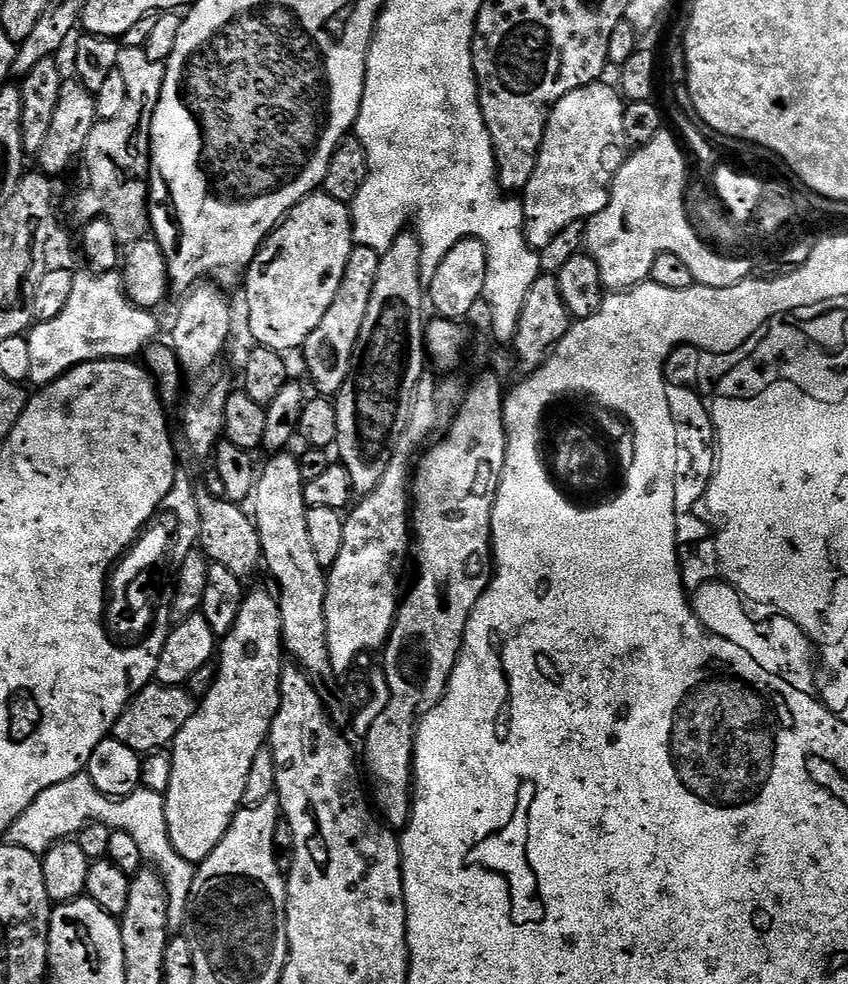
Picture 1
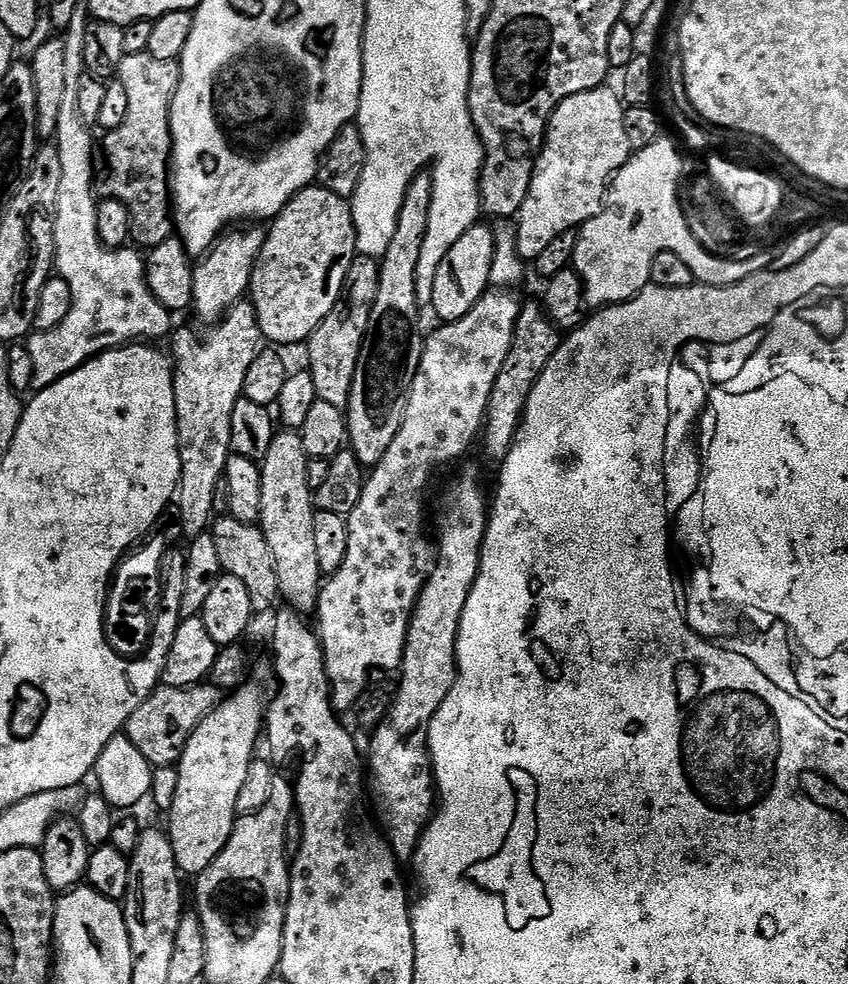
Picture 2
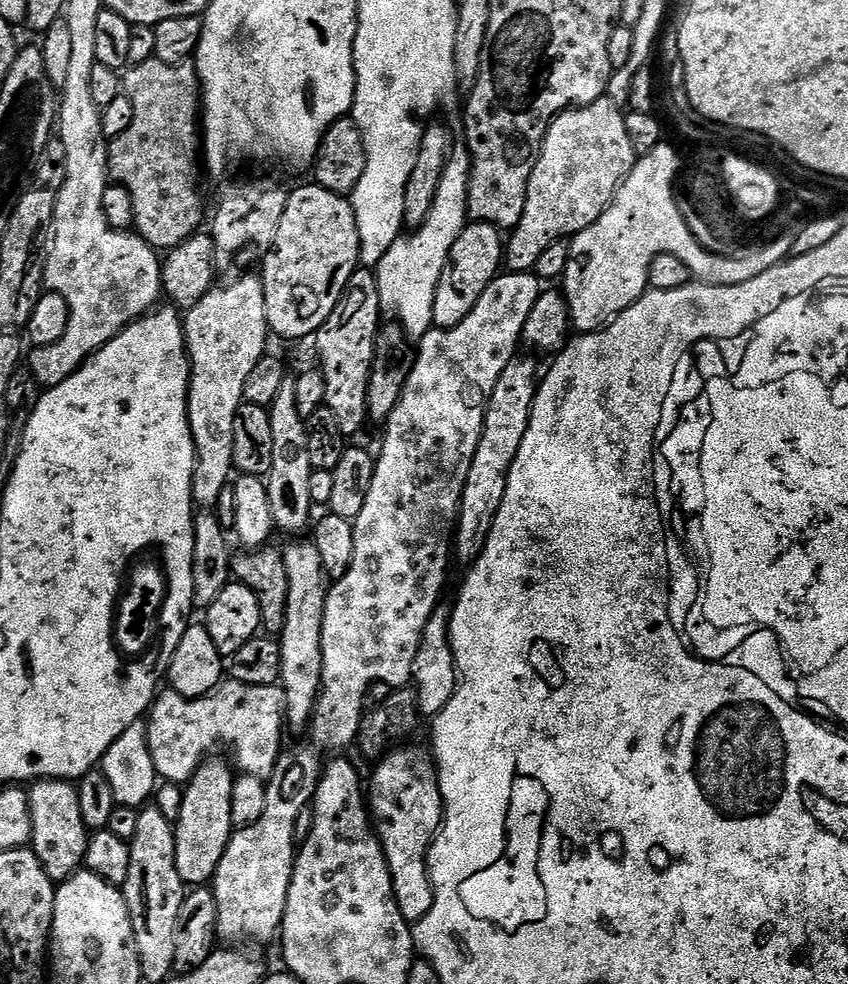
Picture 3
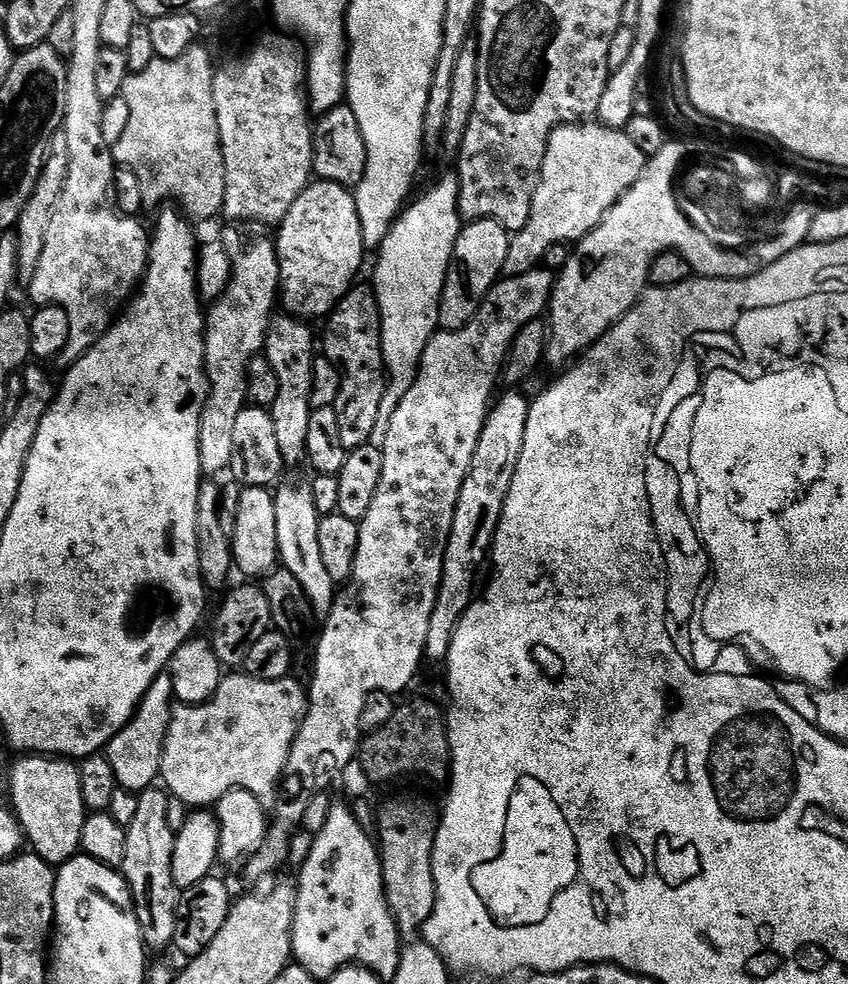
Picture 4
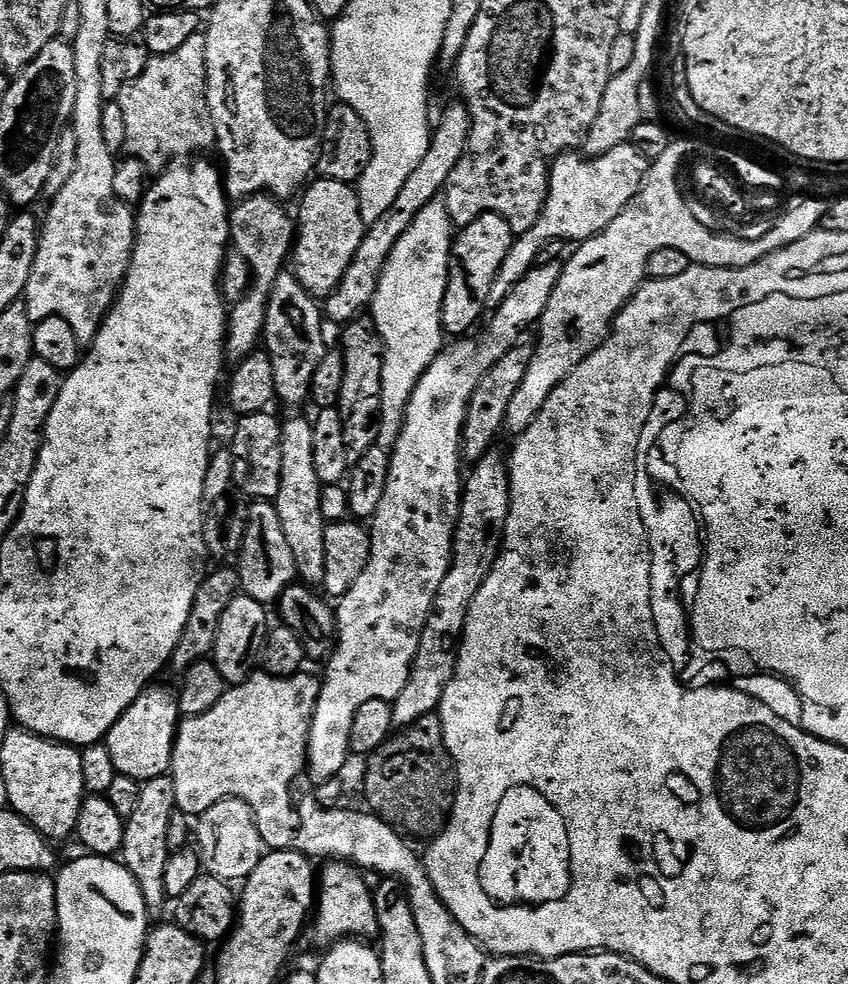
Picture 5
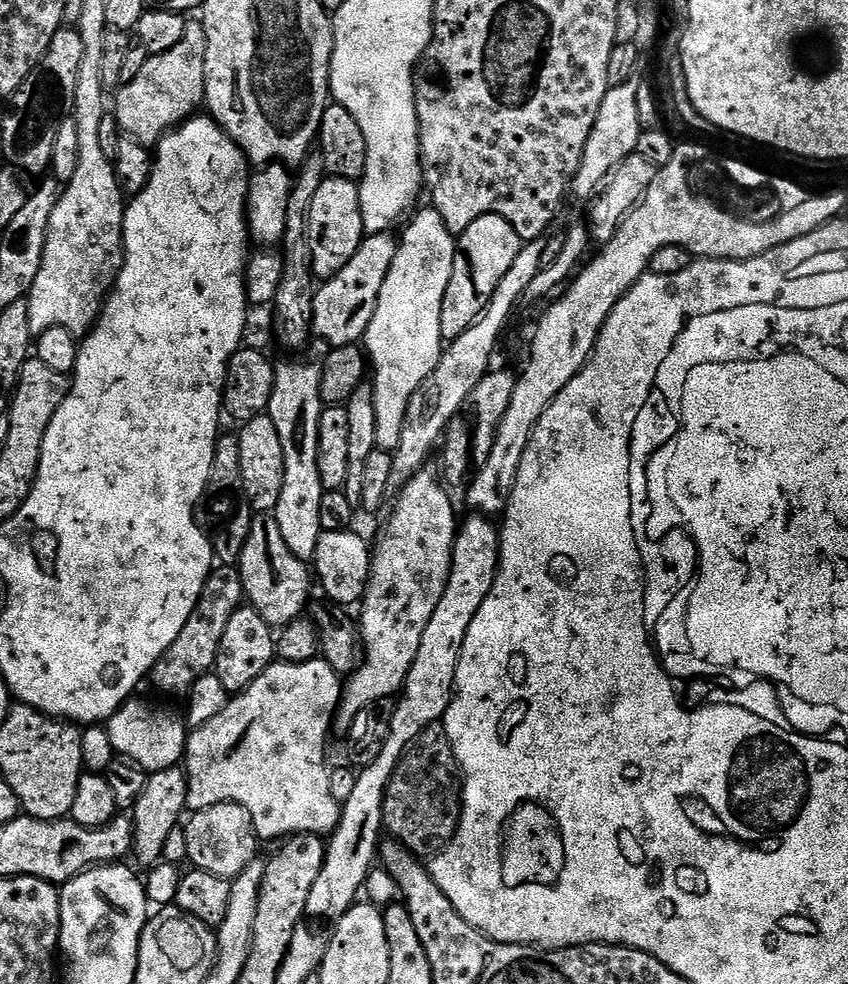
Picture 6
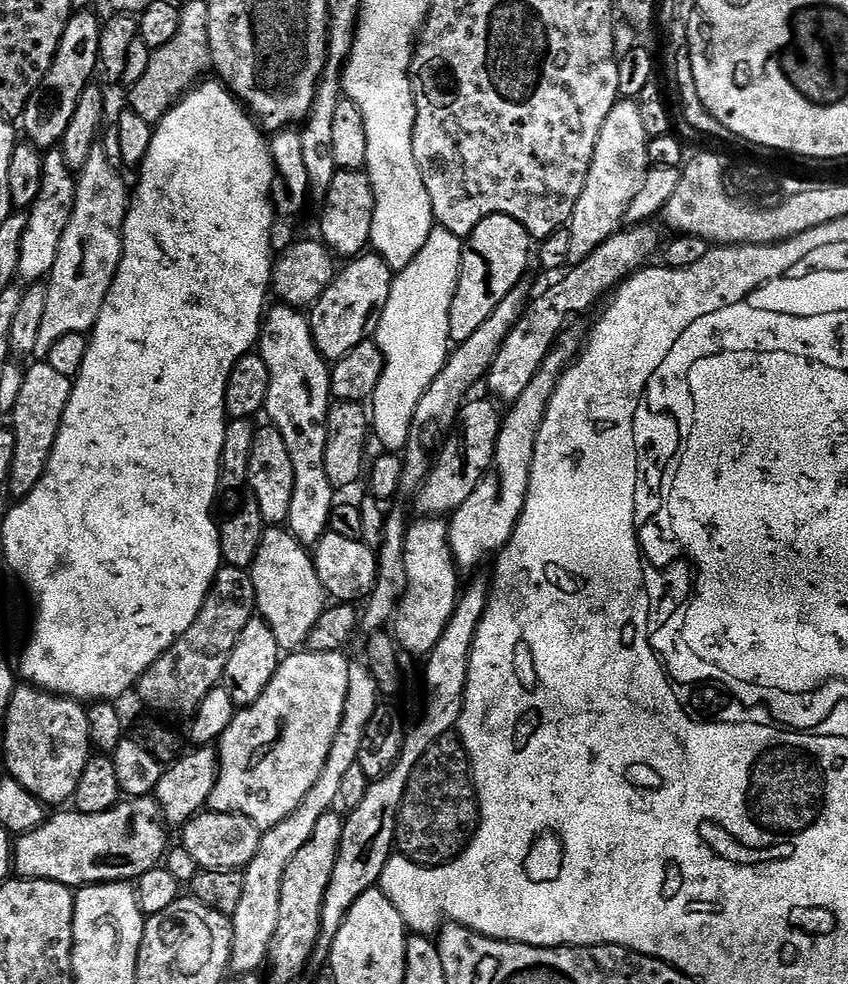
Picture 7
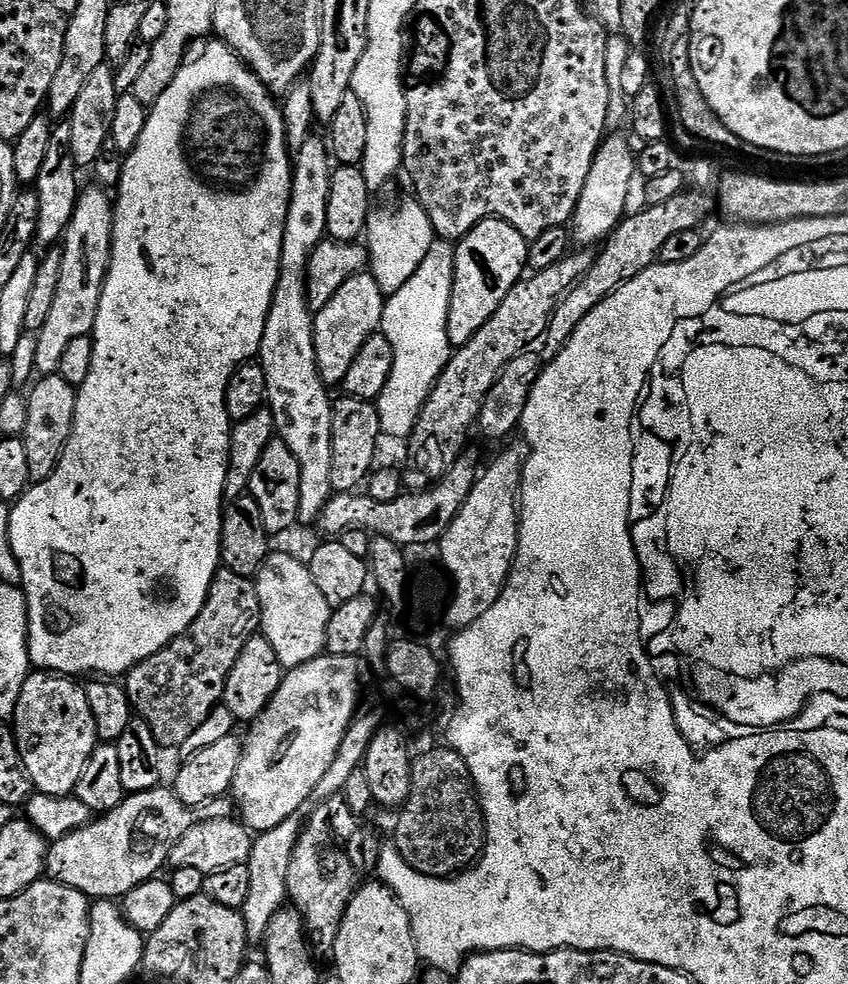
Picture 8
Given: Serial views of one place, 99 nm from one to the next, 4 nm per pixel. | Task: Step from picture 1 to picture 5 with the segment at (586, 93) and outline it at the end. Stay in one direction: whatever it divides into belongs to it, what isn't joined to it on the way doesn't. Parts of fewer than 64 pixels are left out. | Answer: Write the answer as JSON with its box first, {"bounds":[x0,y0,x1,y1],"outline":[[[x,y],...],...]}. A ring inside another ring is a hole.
{"bounds":[491,142,649,302],"outline":[[[630,142],[614,146],[601,156],[591,158],[585,158],[576,150],[557,156],[548,174],[544,214],[529,232],[519,233],[518,238],[513,239],[512,249],[506,254],[500,273],[496,275],[491,299],[496,302],[505,300],[512,287],[539,261],[540,251],[550,241],[583,242],[606,230],[606,226],[610,226],[610,222],[614,222],[620,211],[640,193],[649,167],[649,160]]]}

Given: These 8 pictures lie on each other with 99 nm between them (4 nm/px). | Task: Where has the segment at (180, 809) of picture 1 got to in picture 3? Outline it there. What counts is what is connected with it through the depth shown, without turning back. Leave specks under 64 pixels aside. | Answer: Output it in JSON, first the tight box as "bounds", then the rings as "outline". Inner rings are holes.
{"bounds":[174,758,234,886],"outline":[[[216,758],[205,759],[199,770],[196,771],[183,789],[180,816],[174,821],[176,865],[178,866],[178,874],[186,886],[204,886],[211,881],[212,876],[218,870],[218,862],[222,862],[222,854],[226,854],[228,843],[234,831],[232,822],[232,781],[234,772],[227,759],[225,759],[226,761],[212,759]]]}

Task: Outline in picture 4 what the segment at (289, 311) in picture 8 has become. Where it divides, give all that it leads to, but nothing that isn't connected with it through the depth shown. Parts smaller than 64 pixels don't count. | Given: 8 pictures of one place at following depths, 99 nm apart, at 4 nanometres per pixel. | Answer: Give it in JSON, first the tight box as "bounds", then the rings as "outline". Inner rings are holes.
{"bounds":[275,483,336,619],"outline":[[[281,483],[275,491],[275,522],[277,523],[279,561],[290,570],[294,578],[302,584],[313,615],[318,619],[327,619],[330,609],[335,604],[336,585],[326,566],[323,565],[319,549],[318,526],[320,519],[311,487],[300,484]]]}

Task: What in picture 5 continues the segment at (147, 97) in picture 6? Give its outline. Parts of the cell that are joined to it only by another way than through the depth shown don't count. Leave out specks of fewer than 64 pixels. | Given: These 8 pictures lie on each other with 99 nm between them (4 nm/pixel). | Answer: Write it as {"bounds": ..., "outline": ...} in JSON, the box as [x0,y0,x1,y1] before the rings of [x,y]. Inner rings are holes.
{"bounds":[118,36,216,170],"outline":[[[192,36],[190,42],[186,42],[186,46],[178,46],[174,54],[153,55],[149,60],[149,64],[141,72],[133,75],[126,86],[122,86],[118,97],[120,109],[126,118],[126,142],[123,151],[131,159],[142,161],[149,170],[163,170],[181,158],[203,153],[200,152],[203,148],[212,150],[216,147],[216,131],[208,105],[208,63],[204,36]]]}

